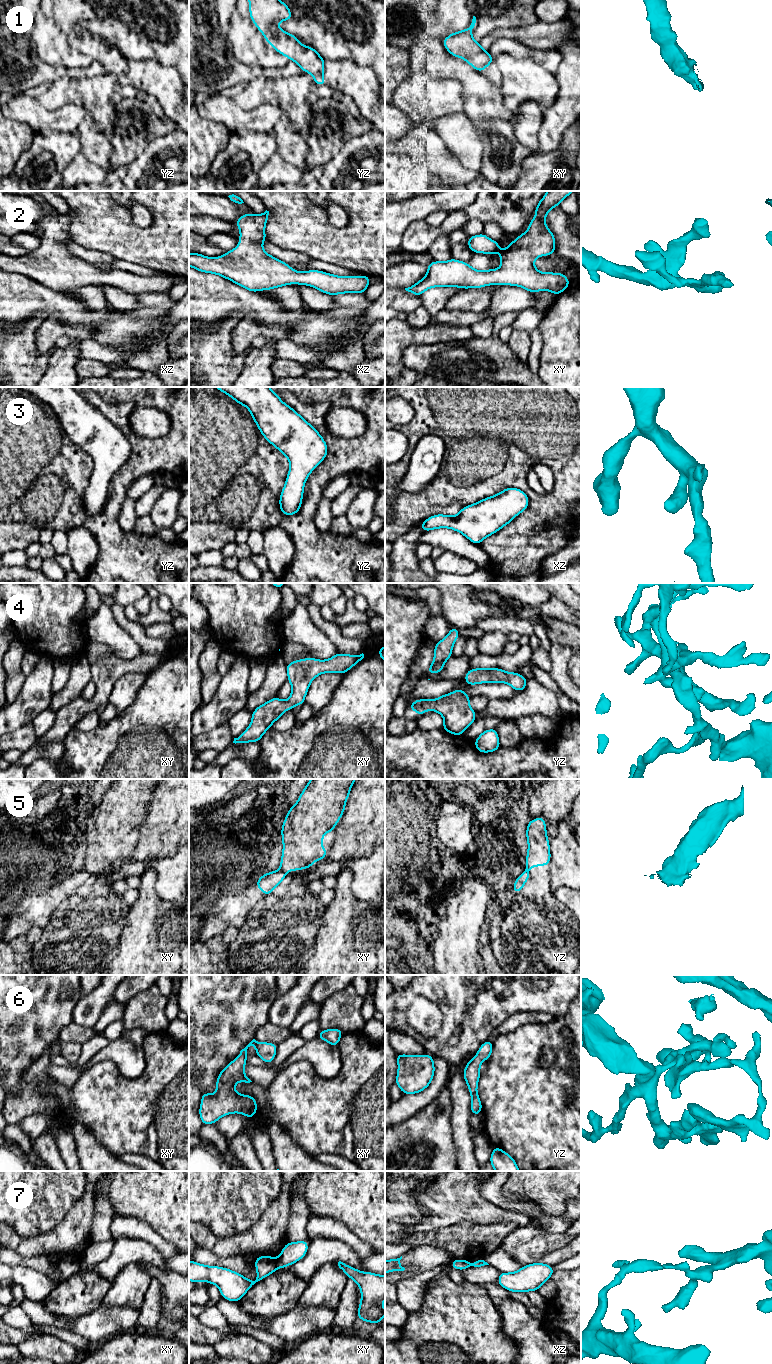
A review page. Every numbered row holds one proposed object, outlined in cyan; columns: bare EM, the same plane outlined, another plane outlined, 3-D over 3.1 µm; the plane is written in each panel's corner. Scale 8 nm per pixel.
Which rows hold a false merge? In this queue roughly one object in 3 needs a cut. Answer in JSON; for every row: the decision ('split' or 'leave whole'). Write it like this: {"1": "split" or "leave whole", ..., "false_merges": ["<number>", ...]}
{"1": "leave whole", "2": "leave whole", "3": "leave whole", "4": "leave whole", "5": "split", "6": "leave whole", "7": "split", "false_merges": ["5", "7"]}

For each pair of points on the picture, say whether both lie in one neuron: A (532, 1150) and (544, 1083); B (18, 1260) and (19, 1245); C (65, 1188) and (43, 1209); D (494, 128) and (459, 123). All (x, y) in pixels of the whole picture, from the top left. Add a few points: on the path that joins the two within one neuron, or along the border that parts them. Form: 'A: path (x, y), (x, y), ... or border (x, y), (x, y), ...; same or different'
A: path (541, 1133), (544, 1126), (544, 1100); same
B: border (10, 1248), (24, 1256), (42, 1255); different
C: path (60, 1192), (48, 1204); same
D: border (477, 128), (477, 131), (483, 138), (483, 151); different

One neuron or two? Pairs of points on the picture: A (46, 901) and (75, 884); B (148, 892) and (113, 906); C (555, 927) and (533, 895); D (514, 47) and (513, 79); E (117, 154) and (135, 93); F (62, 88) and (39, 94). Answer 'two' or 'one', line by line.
A: one
B: two
C: one
D: two
E: two
F: one

